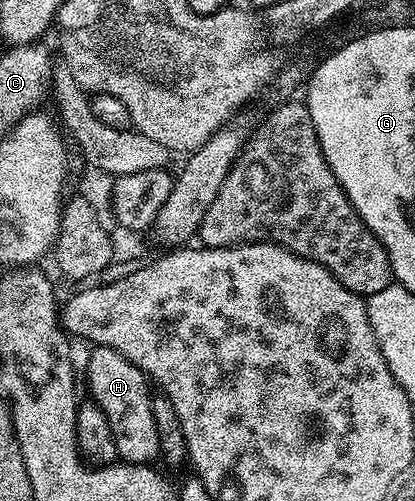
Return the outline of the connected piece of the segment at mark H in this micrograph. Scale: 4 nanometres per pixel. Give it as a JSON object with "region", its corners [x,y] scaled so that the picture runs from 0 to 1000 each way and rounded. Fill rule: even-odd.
{"region":[[[236,693],[224,701],[229,705],[207,729],[207,760],[217,766],[219,784],[214,790],[265,838],[287,914],[316,928],[361,928],[371,918],[378,922],[386,912],[386,876],[376,860],[376,836],[366,836],[366,776],[352,747],[275,697]]]}

